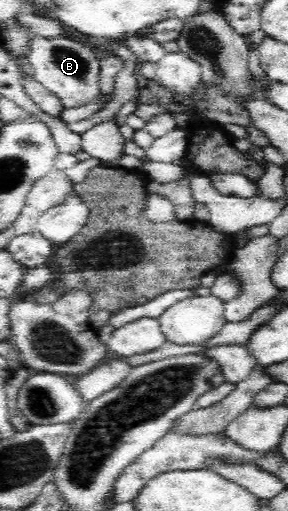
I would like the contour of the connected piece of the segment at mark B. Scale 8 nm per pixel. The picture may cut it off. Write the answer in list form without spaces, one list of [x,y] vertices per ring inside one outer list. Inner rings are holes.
[[[30,36],[27,59],[35,69],[34,79],[63,100],[66,108],[90,102],[99,93],[101,67],[93,54],[61,37]]]

